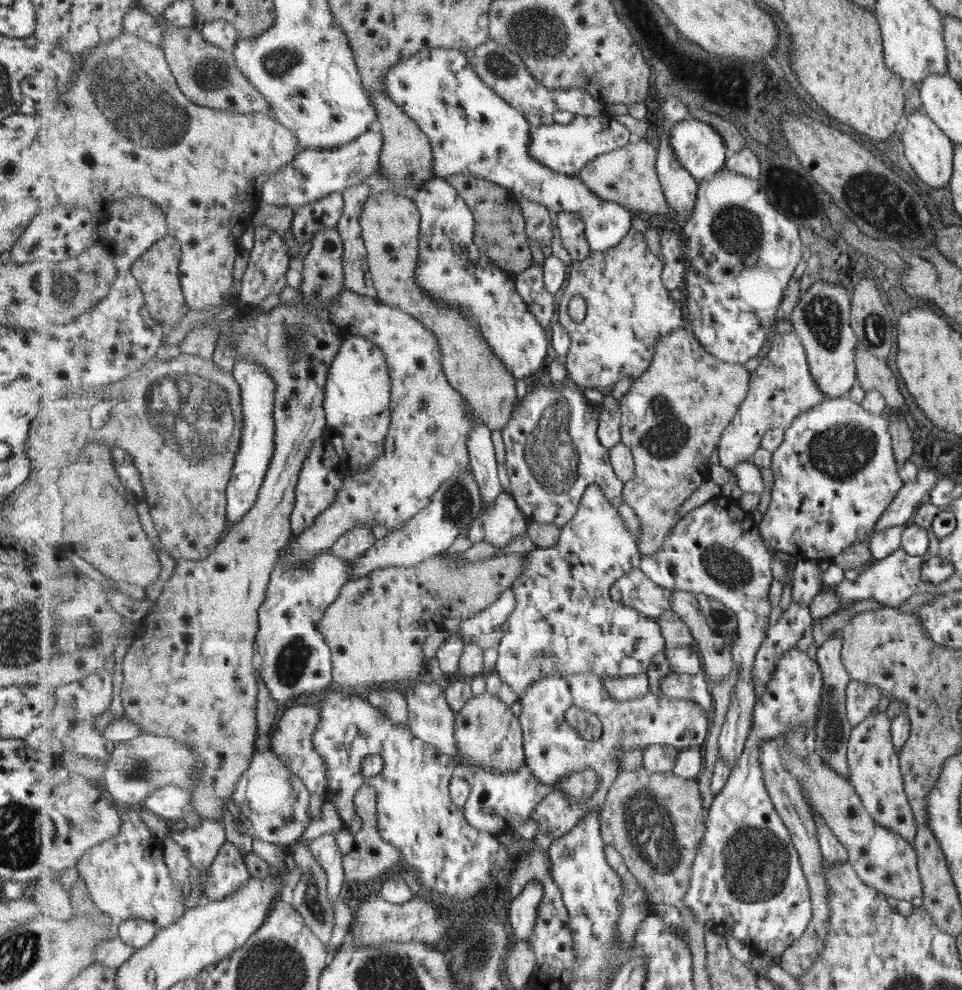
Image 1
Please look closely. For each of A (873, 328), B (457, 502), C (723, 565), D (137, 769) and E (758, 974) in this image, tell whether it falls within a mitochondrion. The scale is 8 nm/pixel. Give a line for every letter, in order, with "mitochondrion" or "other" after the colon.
A: mitochondrion
B: mitochondrion
C: mitochondrion
D: mitochondrion
E: other

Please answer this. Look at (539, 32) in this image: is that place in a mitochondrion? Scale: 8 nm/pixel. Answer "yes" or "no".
yes

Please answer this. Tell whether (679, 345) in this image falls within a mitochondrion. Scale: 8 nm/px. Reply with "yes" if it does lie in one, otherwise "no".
no

